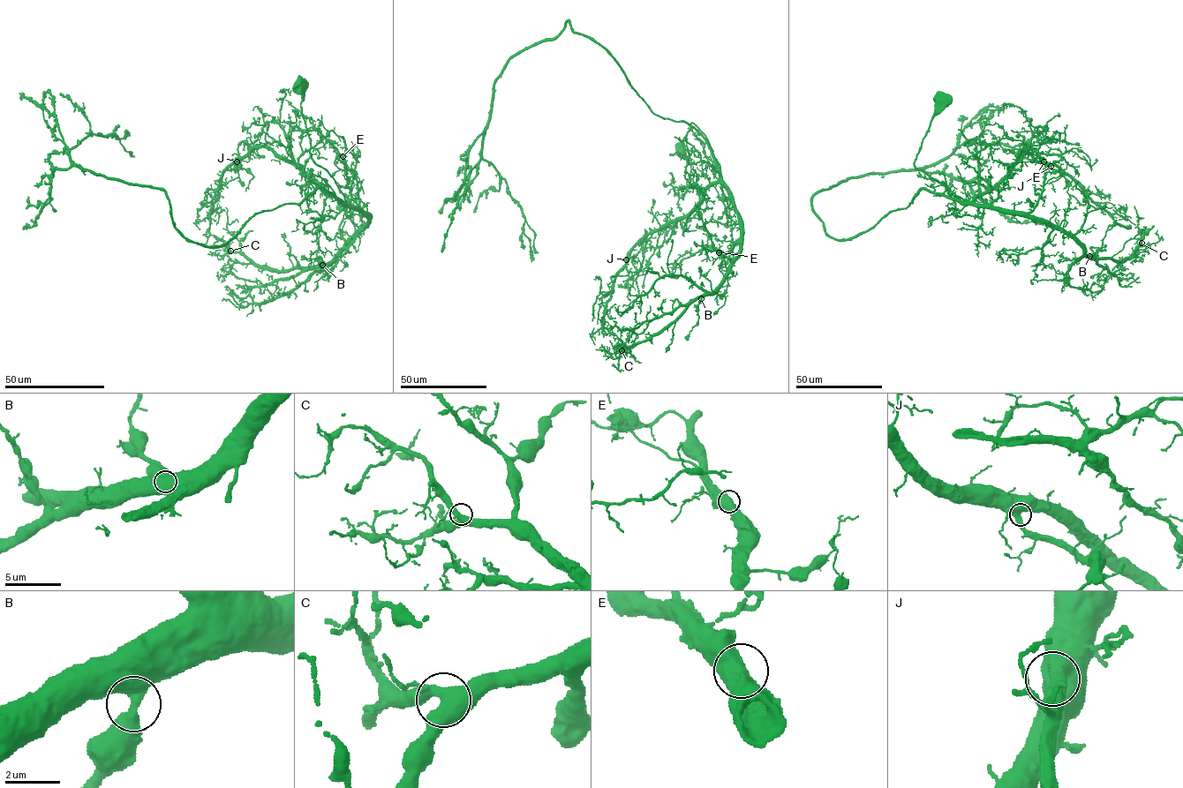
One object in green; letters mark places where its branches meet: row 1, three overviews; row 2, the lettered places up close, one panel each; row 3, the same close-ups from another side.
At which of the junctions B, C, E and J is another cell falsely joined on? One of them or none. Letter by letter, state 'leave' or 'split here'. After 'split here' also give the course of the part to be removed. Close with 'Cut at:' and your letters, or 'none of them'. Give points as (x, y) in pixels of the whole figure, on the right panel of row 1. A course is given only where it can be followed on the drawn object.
B: leave
C: leave
E: leave
J: leave
Cut at: none of them

